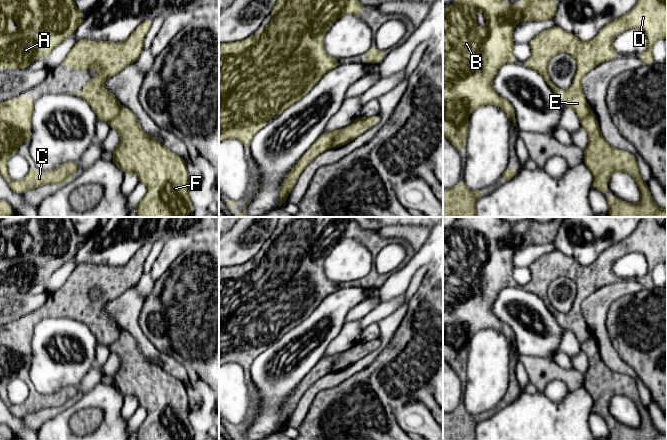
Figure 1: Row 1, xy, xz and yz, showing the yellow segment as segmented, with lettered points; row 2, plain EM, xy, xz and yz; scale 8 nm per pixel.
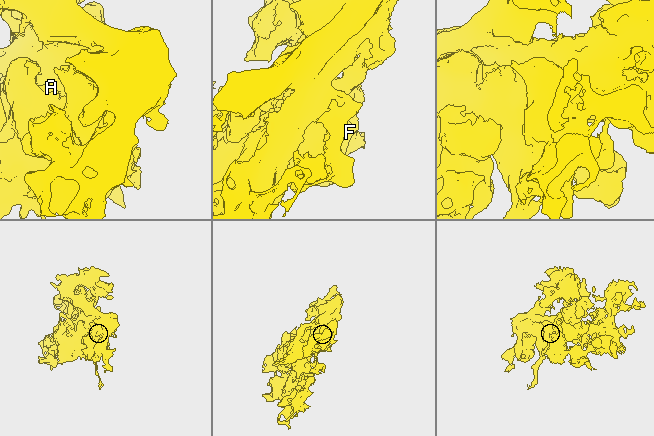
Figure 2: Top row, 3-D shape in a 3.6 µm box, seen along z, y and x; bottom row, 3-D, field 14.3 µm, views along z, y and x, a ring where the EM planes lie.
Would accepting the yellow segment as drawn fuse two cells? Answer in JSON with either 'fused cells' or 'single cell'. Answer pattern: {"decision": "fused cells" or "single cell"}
{"decision": "single cell"}

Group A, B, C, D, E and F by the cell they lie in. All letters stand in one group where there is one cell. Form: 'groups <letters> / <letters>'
groups A B C D E F

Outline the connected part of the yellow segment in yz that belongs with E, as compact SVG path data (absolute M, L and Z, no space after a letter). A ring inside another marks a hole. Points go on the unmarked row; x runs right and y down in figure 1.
M641 217L637 227L627 238L612 244L594 263L587 266L580 265L556 249L543 255L529 266L532 277L524 289L537 295L558 324L564 330L570 331L581 343L581 351L587 355L589 361L589 369L584 374L582 387L593 398L592 410L606 420L609 440L667 440L667 434L659 432L654 427L650 413L640 399L636 381L627 375L612 371L605 365L581 311L581 304L589 294L620 279L612 271L612 265L617 259L633 252L645 256L648 269L639 280L644 289L652 289L653 270L658 264L667 261L667 217ZM561 276L570 277L577 286L573 308L567 313L555 310L547 296L550 283ZM618 395L633 400L640 413L639 428L606 419L609 401Z

